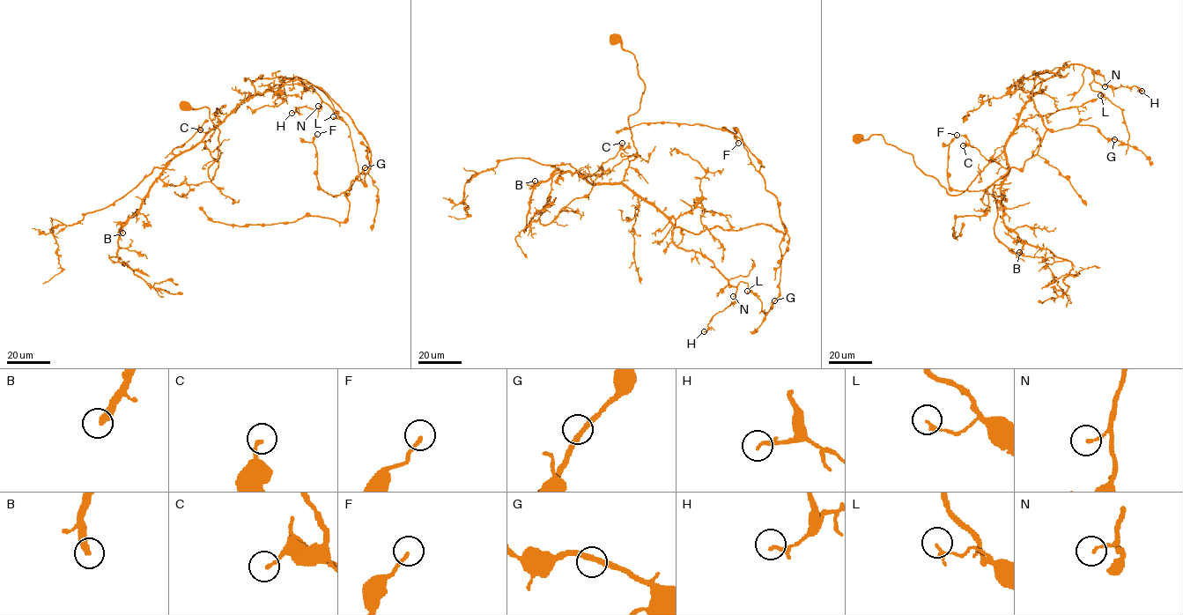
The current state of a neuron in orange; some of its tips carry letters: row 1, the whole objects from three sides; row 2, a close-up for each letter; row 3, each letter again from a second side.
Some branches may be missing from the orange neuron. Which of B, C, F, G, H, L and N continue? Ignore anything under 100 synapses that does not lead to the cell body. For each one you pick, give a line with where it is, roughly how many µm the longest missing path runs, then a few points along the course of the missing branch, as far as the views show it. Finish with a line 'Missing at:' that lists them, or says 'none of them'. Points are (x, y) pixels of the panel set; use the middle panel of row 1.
B: place (535, 181); missing 70 µm; course (535, 181), (515, 207), (484, 236), (481, 249), (462, 265), (456, 277)
Missing at: B

